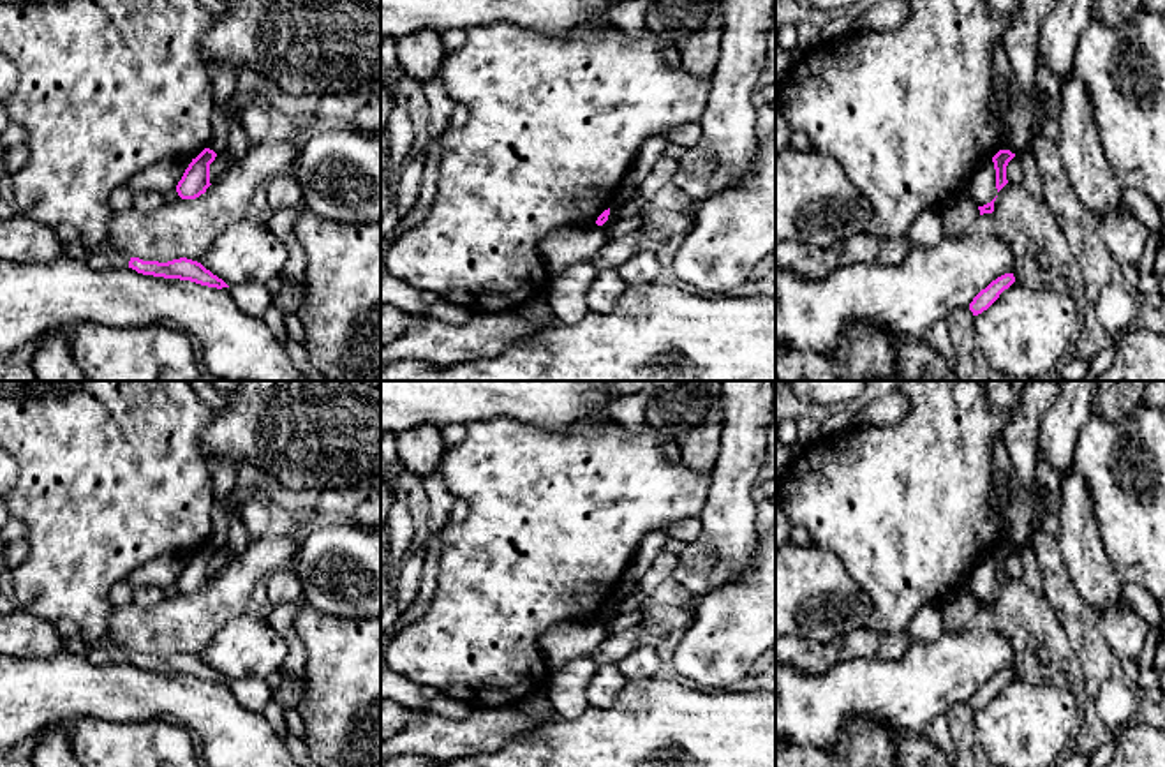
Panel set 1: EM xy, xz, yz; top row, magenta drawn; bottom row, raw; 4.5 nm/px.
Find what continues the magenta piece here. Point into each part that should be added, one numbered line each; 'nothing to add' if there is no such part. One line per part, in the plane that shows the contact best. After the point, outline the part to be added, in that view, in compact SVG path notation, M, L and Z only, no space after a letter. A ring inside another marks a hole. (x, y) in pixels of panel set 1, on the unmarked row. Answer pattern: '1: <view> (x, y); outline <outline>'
nothing to add

